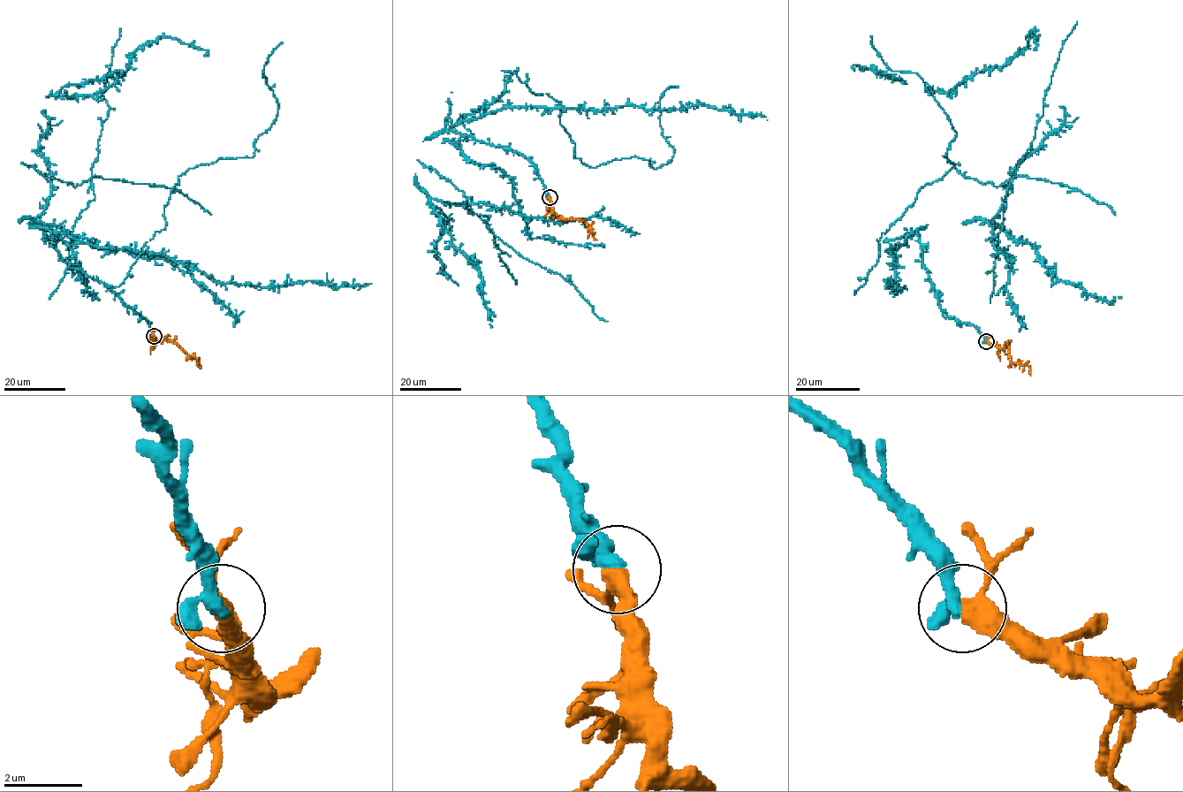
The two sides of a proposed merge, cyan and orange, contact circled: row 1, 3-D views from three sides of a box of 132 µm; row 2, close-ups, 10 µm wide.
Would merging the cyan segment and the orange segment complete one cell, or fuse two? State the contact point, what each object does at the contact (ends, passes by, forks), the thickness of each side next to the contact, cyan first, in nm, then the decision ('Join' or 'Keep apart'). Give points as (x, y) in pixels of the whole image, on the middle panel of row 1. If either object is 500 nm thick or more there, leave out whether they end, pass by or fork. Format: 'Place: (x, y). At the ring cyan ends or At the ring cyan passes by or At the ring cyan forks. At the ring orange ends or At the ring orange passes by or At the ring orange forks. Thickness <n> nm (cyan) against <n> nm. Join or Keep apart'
Place: (549, 197). At the ring cyan passes by. At the ring orange passes by. Thickness 280 nm (cyan) against 380 nm. Join

